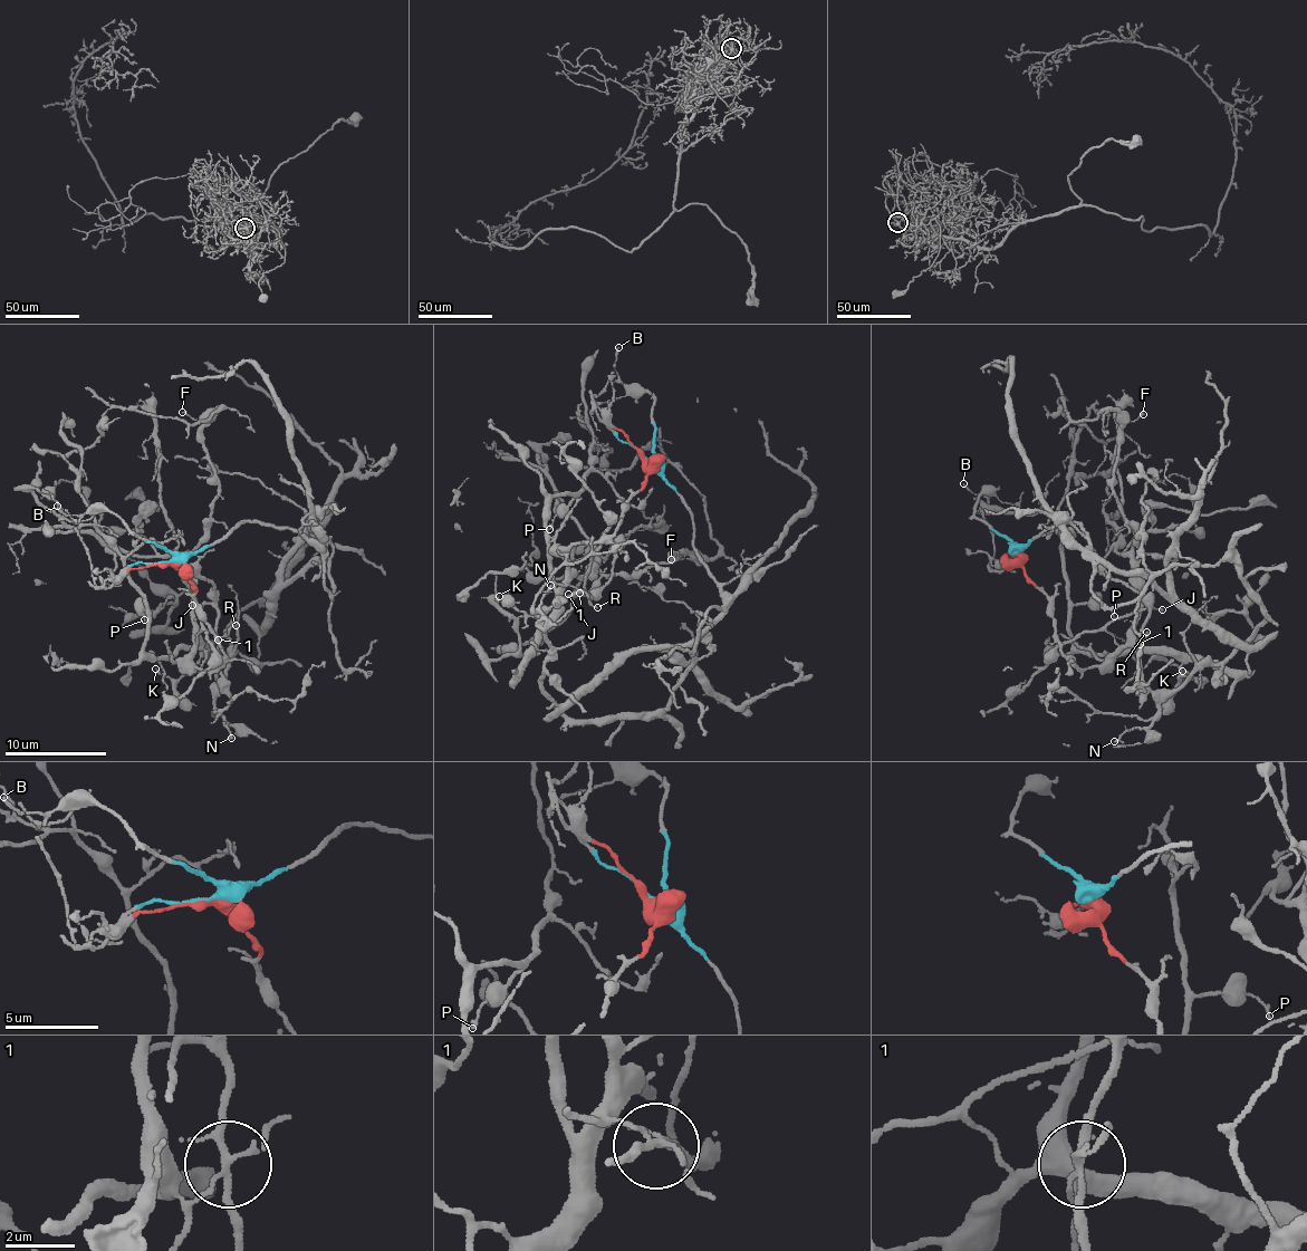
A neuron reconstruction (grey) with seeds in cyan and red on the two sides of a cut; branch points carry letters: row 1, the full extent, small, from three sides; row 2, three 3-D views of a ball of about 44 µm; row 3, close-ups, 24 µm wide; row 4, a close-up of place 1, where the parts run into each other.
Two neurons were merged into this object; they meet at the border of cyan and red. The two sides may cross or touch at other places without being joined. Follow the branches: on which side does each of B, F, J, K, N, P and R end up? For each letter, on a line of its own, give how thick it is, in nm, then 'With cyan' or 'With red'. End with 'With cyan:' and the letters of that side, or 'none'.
B: Thickness 110 nm. With cyan
F: Thickness 120 nm. With red
J: Thickness 120 nm. With cyan
K: Thickness 130 nm. With red
N: Thickness 160 nm. With cyan
P: Thickness 140 nm. With red
R: Thickness 120 nm. With red
With cyan: B, J, N

